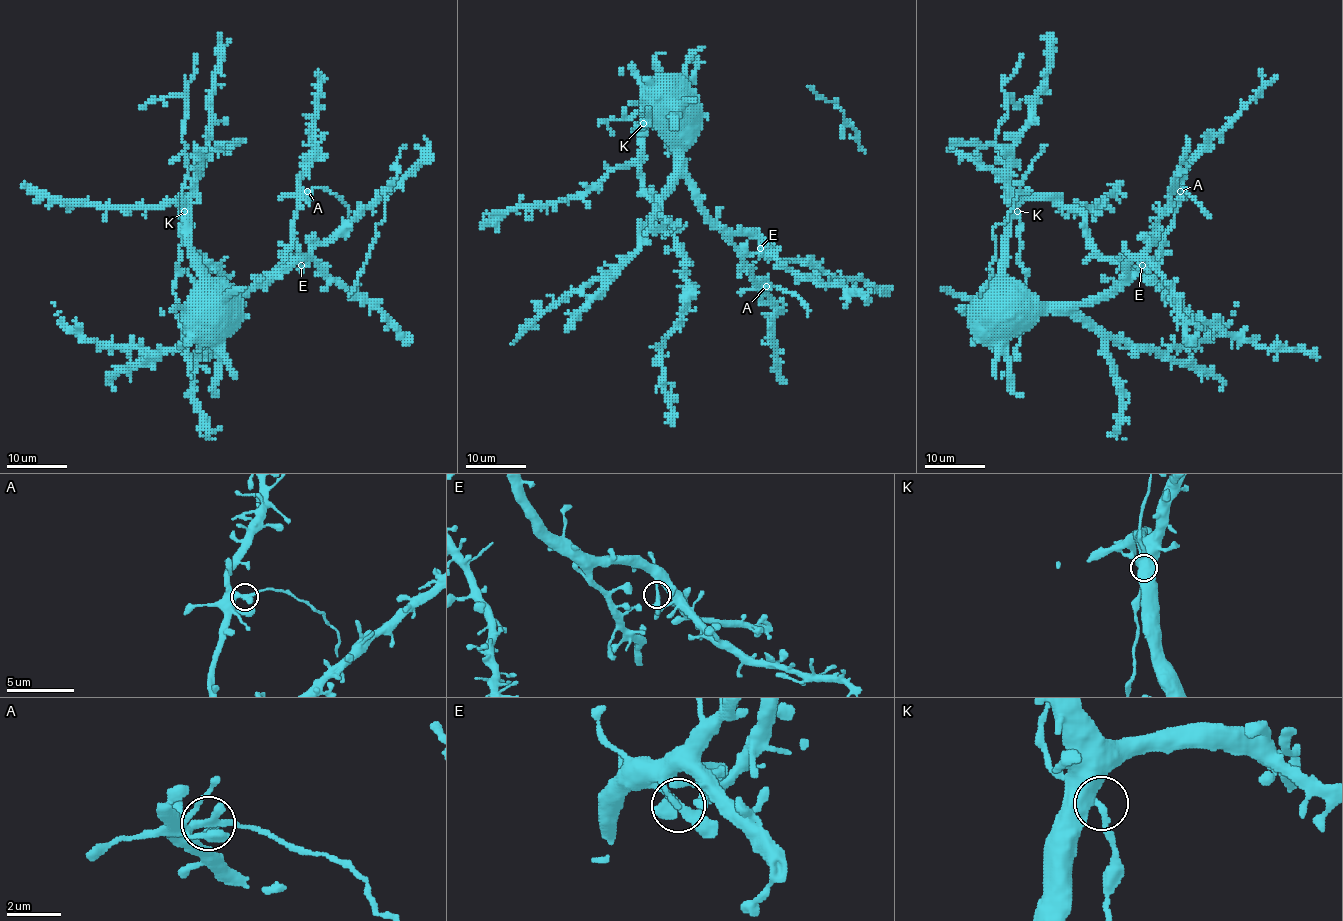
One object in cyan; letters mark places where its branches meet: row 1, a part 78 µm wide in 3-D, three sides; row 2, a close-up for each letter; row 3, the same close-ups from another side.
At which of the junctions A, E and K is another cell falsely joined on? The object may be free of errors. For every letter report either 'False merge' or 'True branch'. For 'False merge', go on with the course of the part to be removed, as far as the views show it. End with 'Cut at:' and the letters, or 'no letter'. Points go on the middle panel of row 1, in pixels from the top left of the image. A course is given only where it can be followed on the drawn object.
A: False merge. Course of the part to remove: (766, 285), (795, 293), (808, 308), (808, 316)
E: True branch
K: True branch
Cut at: A

